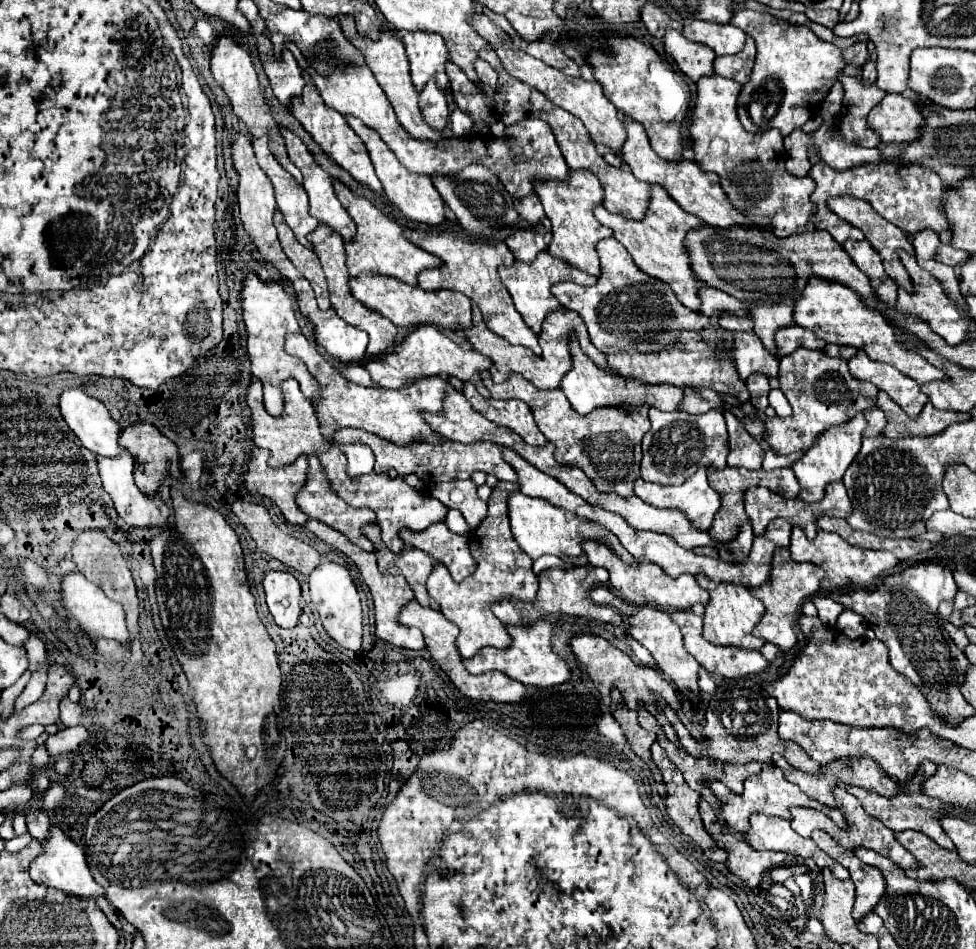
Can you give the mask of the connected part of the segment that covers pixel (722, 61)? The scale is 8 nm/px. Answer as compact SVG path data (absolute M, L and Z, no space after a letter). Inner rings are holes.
M747 38L747 44L741 52L715 58L715 74L733 78L733 80L745 84L753 70L753 62L755 62L755 42L753 42L753 38Z

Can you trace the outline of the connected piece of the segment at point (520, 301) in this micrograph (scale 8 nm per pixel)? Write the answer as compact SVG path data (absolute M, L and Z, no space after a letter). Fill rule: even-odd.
M541 252L531 264L525 264L525 262L517 262L511 266L511 268L505 268L501 266L499 268L499 276L501 276L501 282L503 286L509 290L511 298L513 298L513 304L517 308L517 312L523 316L525 324L535 332L539 334L541 332L541 326L545 322L545 318L549 316L549 312L555 312L555 310L561 310L561 302L553 296L551 288L557 284L557 282L575 282L575 284L593 284L595 278L577 270L577 268L571 268L571 266L565 266L563 260L559 258L553 258L549 256L547 252Z

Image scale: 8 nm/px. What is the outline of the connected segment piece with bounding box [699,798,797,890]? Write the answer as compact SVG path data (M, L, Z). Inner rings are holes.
M701 798L699 802L699 812L705 824L705 830L715 838L719 848L725 848L729 852L727 858L727 868L737 874L749 888L757 890L763 876L777 868L777 866L795 866L797 858L785 852L759 852L753 850L747 842L733 838L731 834L725 832L723 824L717 820L713 808Z

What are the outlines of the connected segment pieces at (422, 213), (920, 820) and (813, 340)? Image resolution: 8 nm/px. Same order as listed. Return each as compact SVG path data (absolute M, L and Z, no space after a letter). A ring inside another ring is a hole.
M347 118L349 126L357 132L357 136L365 142L367 152L371 156L371 162L375 166L375 172L385 188L387 198L391 200L391 204L395 204L409 220L413 222L421 222L427 226L439 226L445 220L445 202L441 198L441 194L437 192L437 188L433 186L429 176L419 176L419 174L411 174L405 166L399 164L399 160L395 158L395 154L387 148L387 144L379 138L377 132L373 132L371 128L367 128L361 120L357 118Z
M923 762L923 764L919 766L917 774L913 776L911 784L909 784L909 786L901 786L901 794L899 794L897 798L891 798L891 800L889 800L889 798L881 798L881 796L875 794L875 792L865 792L865 790L853 788L853 786L845 786L845 790L847 790L849 794L853 794L853 796L859 798L859 802L863 804L863 808L865 808L867 814L879 818L879 820L881 820L885 826L889 826L891 830L895 830L895 832L917 830L917 832L923 832L923 834L927 834L929 838L933 838L939 846L943 846L943 848L947 848L947 850L955 850L951 838L941 830L941 818L935 818L935 816L933 816L935 812L941 812L941 810L943 810L941 800L933 800L933 798L929 798L927 794L923 794L923 790L921 790L921 782L923 782L925 778L929 778L935 770L937 770L937 766L933 766L933 762Z
M791 326L791 328L779 330L775 340L777 340L781 356L787 356L787 354L795 352L797 348L813 348L813 350L825 348L825 342L821 342L821 338L817 338L815 334L811 334L809 330L801 328L801 326Z

